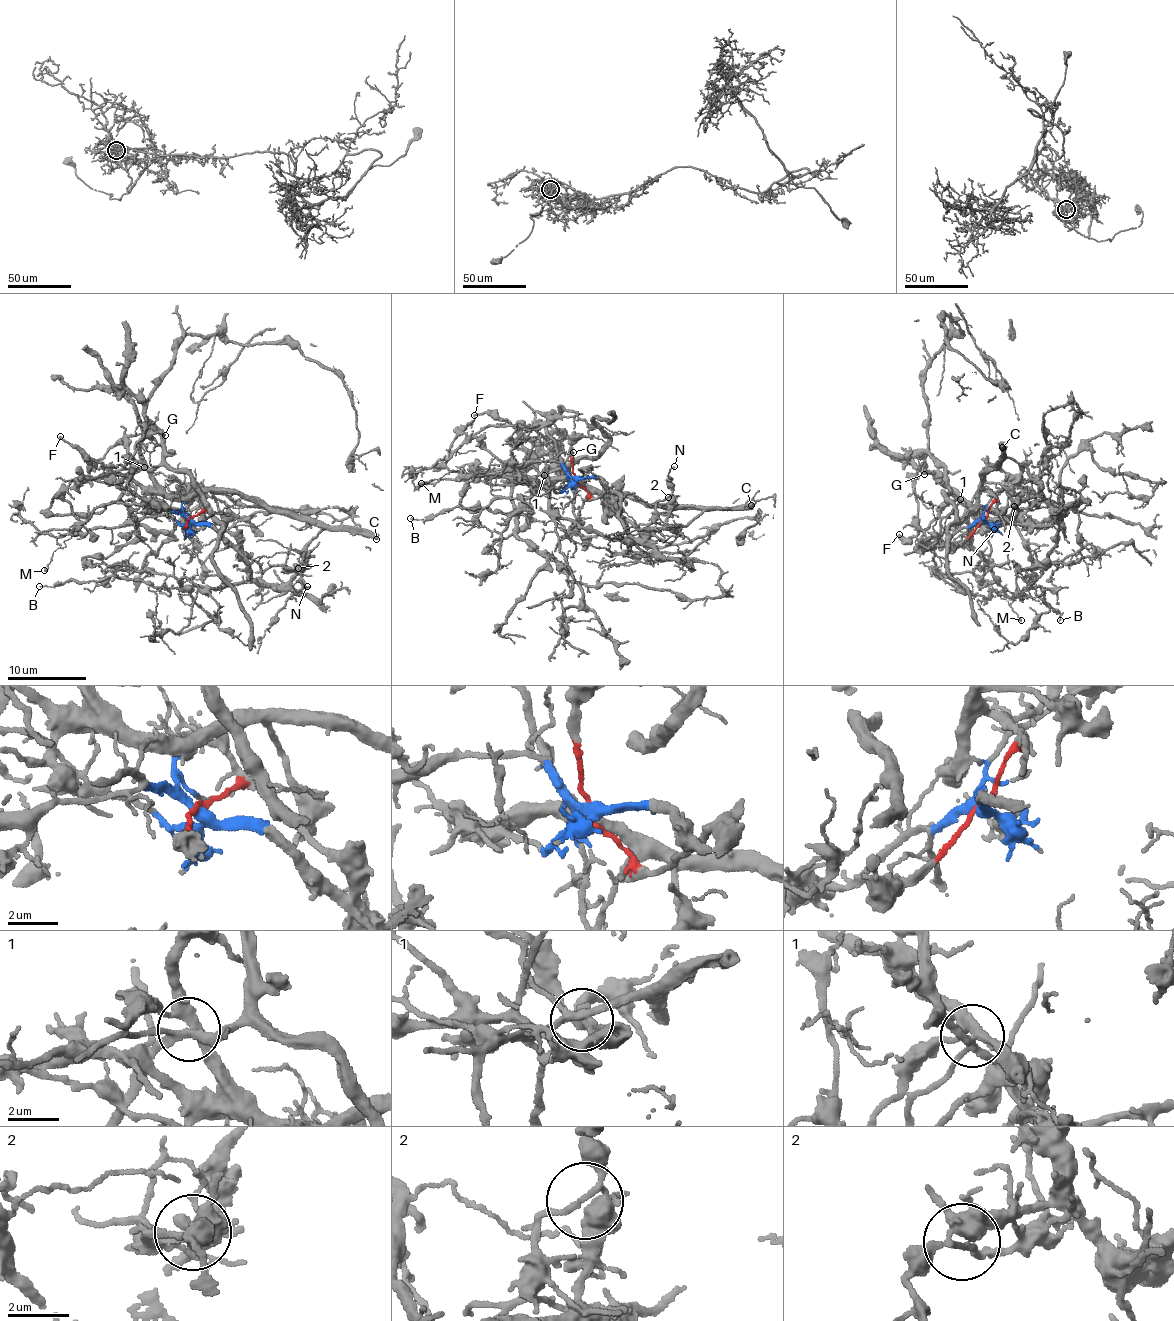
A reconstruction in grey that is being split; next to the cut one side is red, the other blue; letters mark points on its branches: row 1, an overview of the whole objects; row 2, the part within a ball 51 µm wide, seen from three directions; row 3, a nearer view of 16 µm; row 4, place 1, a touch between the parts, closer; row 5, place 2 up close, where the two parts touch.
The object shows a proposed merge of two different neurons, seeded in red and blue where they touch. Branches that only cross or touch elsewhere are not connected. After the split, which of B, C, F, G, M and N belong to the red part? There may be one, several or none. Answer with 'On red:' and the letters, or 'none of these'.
On red: C, F, G

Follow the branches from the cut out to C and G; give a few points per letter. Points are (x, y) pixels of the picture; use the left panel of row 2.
C: (189, 518), (201, 512), (201, 492), (236, 490), (265, 508), (327, 527), (364, 527), (377, 540)
G: (189, 518), (201, 512), (197, 495), (169, 495), (142, 457), (143, 440), (159, 432), (164, 435)

